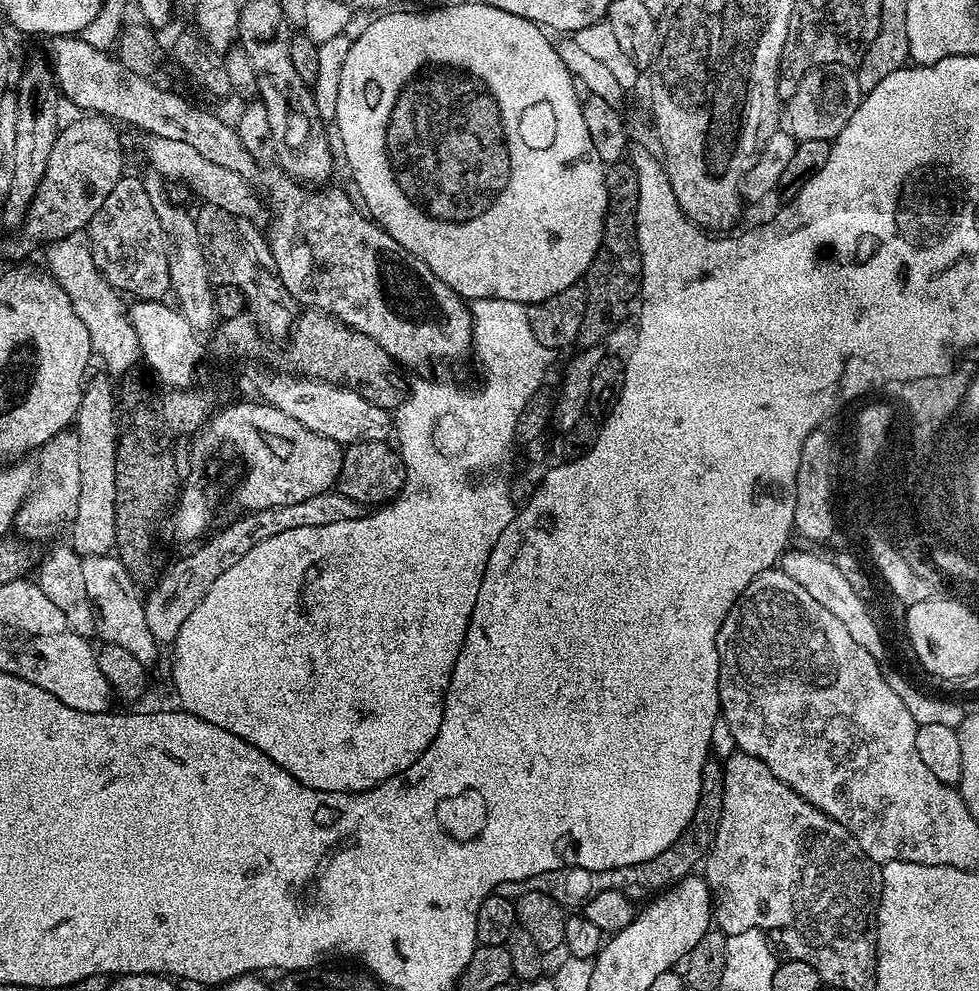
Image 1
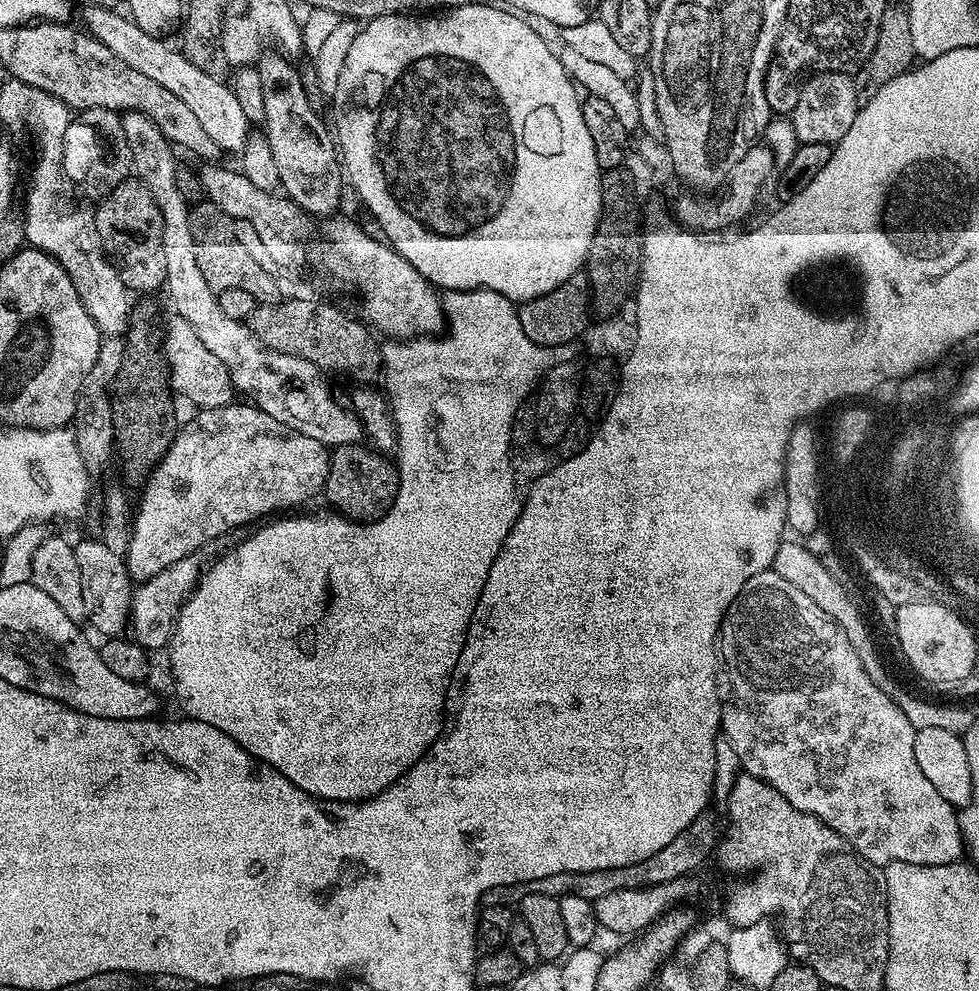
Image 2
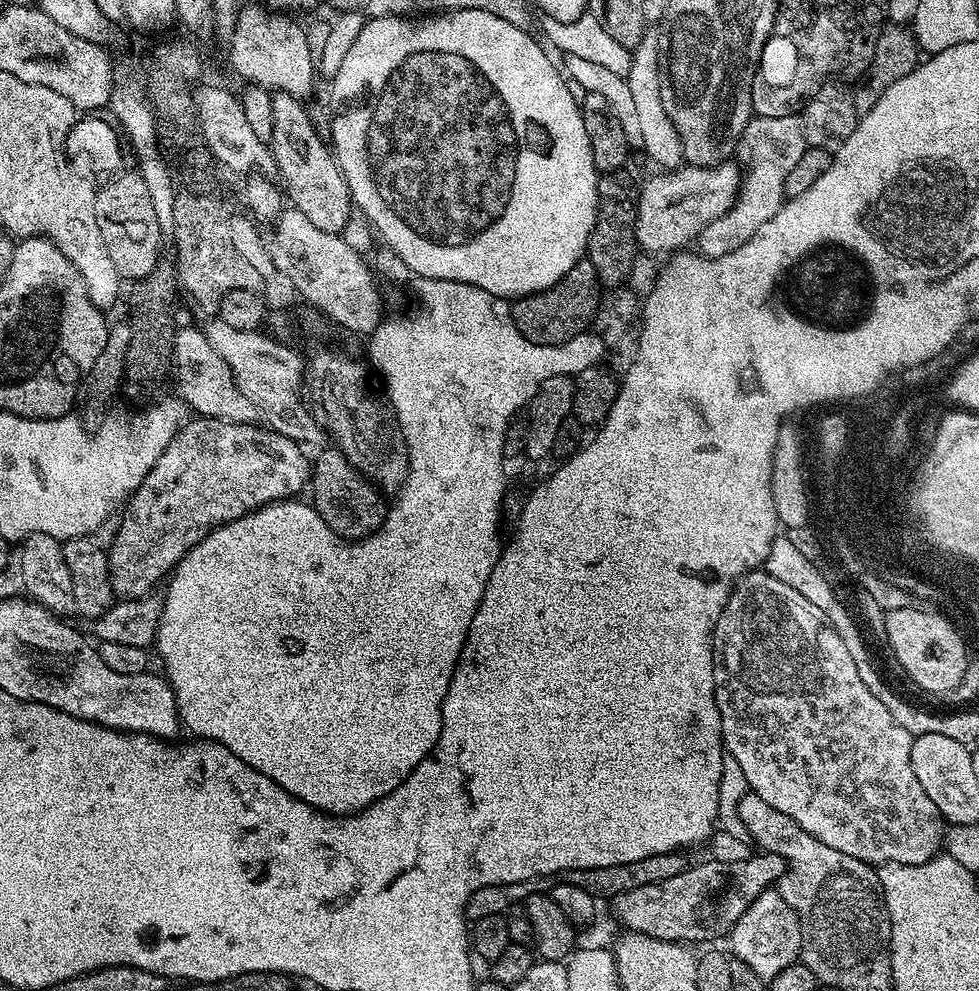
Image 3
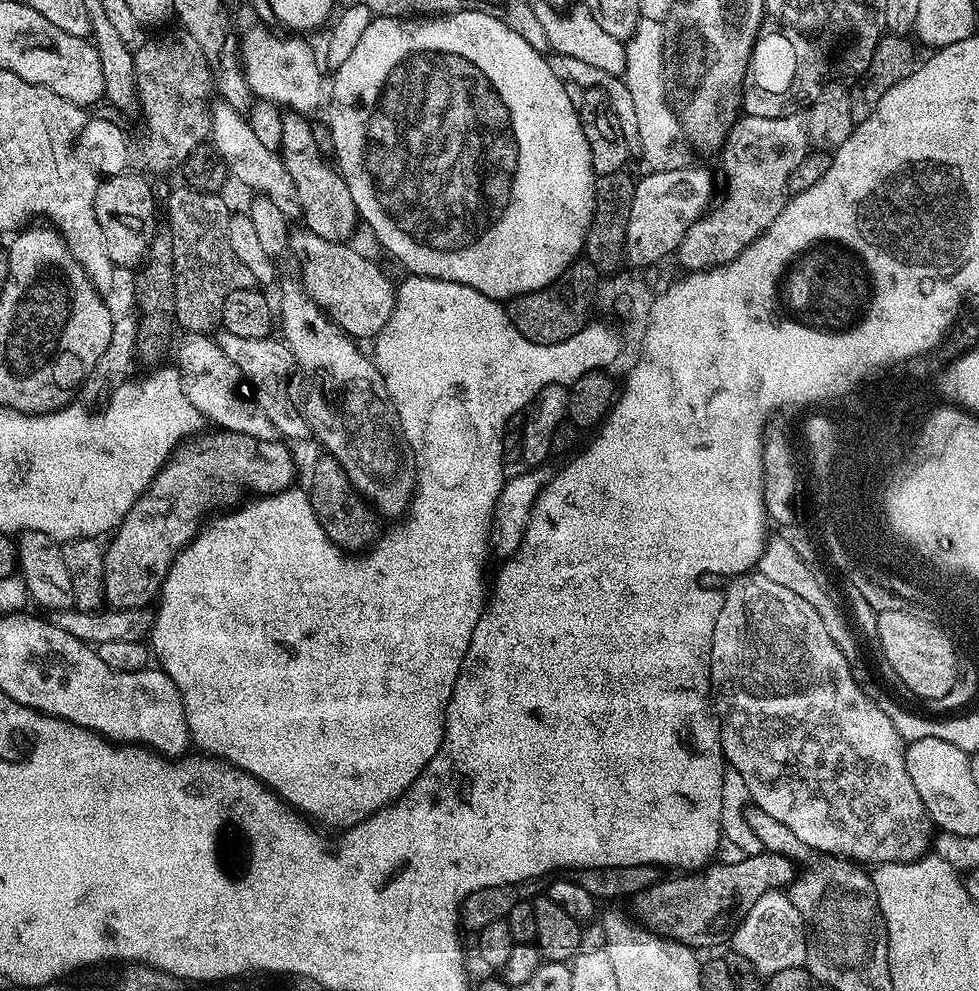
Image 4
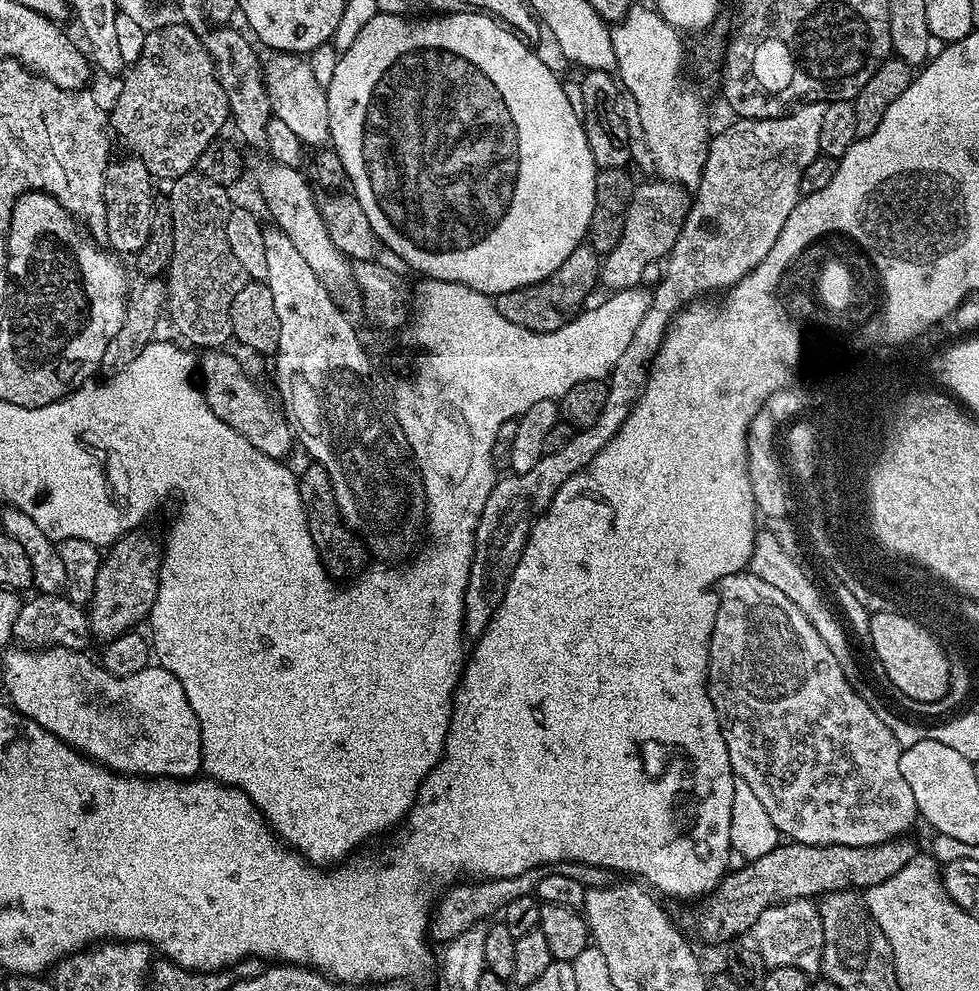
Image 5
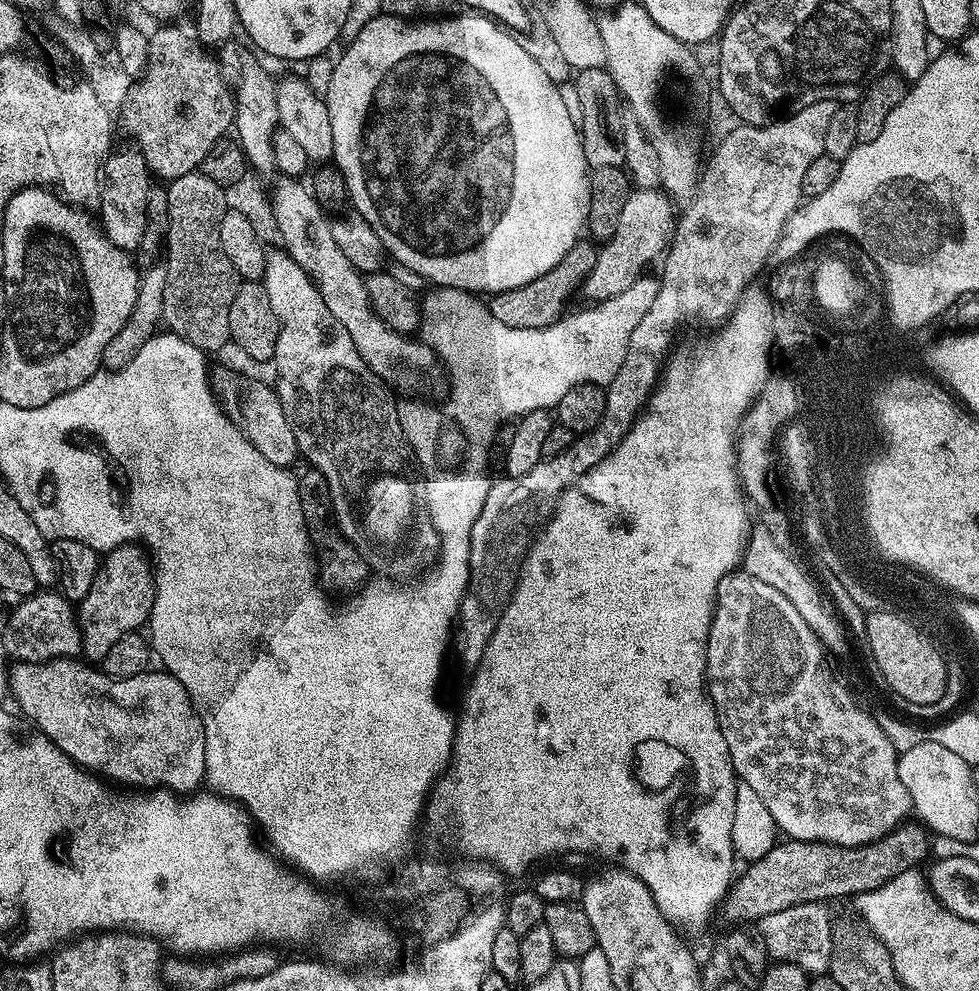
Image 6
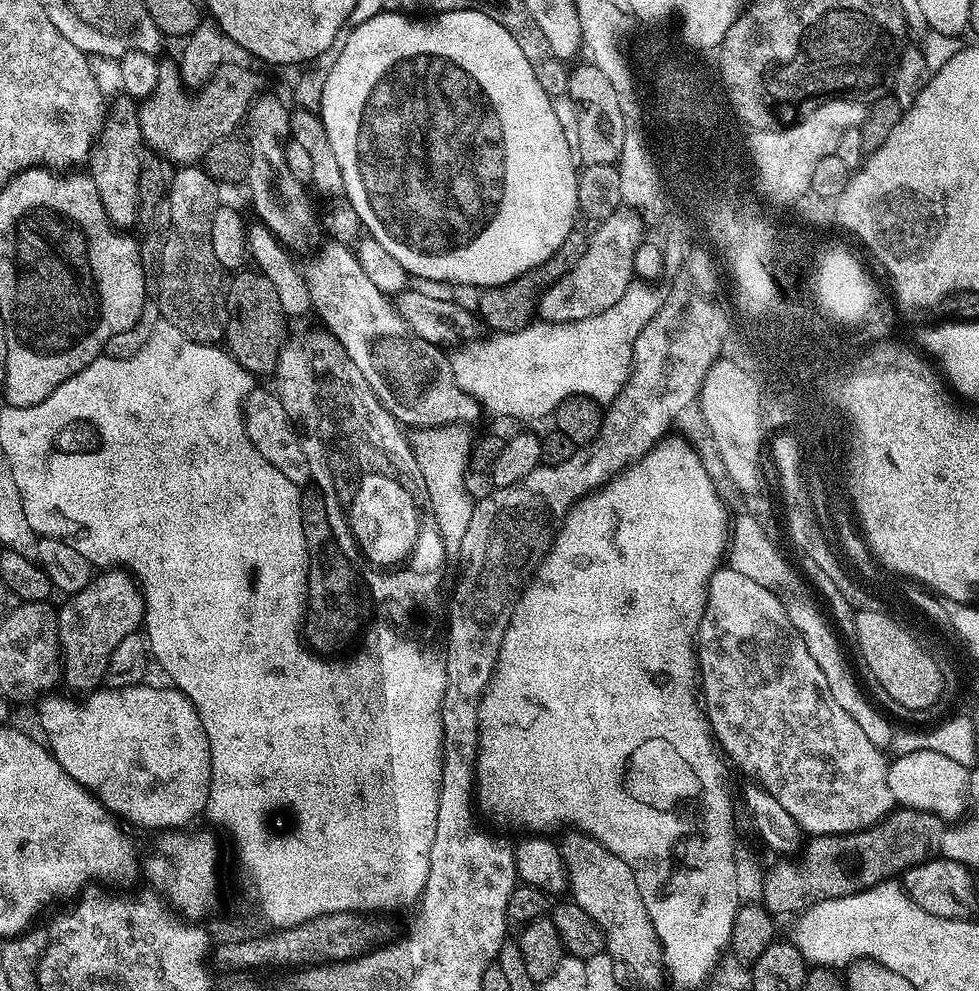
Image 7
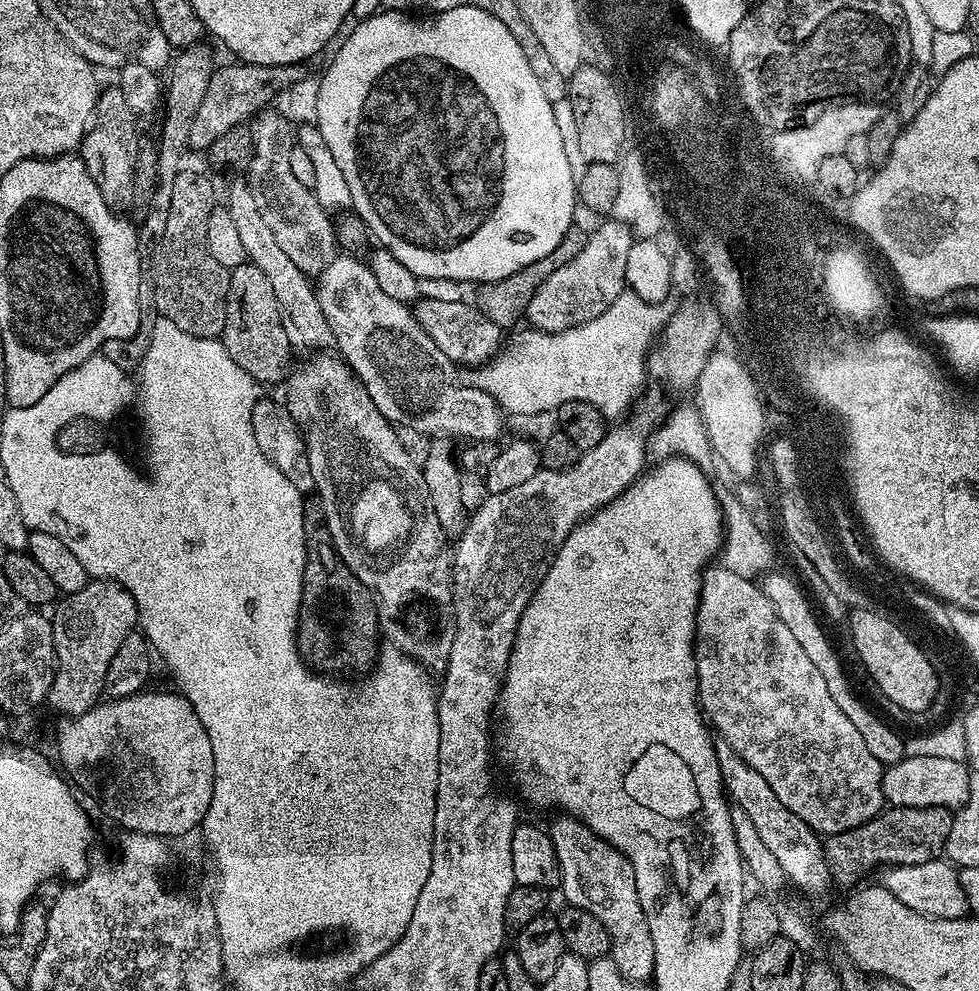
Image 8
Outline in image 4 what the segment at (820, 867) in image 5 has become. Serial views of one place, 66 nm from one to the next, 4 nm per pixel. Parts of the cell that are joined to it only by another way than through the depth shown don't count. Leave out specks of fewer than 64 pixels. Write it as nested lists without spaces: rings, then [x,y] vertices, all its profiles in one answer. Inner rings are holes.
[[[767,850],[745,855],[740,860],[732,860],[729,864],[713,862],[699,874],[676,874],[673,880],[657,879],[656,883],[639,897],[640,910],[646,916],[644,918],[647,927],[661,936],[667,936],[669,940],[676,940],[693,950],[700,948],[712,948],[729,939],[735,932],[746,914],[750,914],[750,908],[758,898],[762,898],[767,892],[778,892],[787,889],[797,879],[796,868],[792,860],[784,852],[770,852]]]

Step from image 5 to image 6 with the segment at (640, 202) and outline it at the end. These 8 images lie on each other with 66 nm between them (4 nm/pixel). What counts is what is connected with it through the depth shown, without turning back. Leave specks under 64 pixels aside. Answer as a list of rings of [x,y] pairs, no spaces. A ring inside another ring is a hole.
[[[654,188],[633,191],[626,206],[622,206],[622,214],[618,214],[618,224],[612,237],[599,245],[594,268],[583,280],[582,290],[588,302],[609,300],[622,294],[622,290],[632,285],[647,269],[644,267],[667,249],[673,231],[673,201],[664,192]]]

